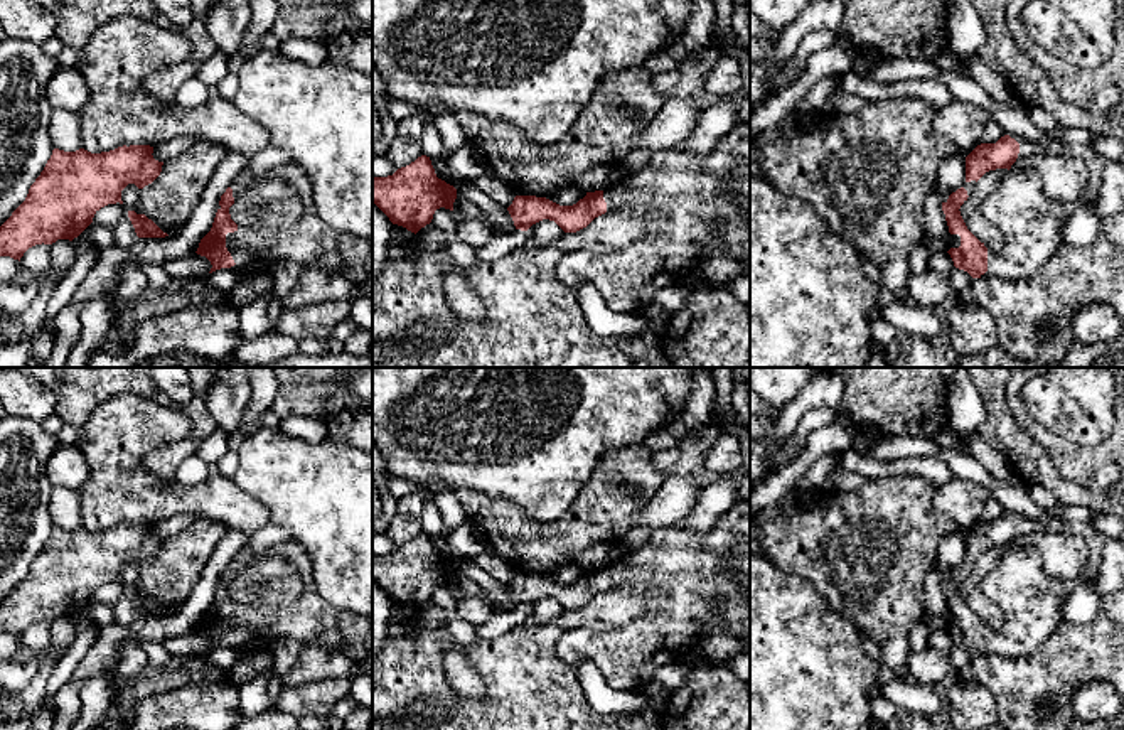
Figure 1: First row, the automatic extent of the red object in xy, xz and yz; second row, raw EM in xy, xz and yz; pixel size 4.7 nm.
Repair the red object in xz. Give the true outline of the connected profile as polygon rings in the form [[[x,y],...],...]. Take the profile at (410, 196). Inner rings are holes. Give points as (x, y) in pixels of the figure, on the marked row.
[[[421,155],[388,177],[372,177],[372,202],[393,224],[411,233],[431,223],[436,209],[453,211],[457,189],[438,179],[430,157]]]

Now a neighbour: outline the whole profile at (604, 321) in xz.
[[[581,283],[575,297],[591,330],[602,337],[634,335],[647,330],[644,312],[622,314],[612,310],[591,283]]]

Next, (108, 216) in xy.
[[[108,204],[96,211],[93,217],[93,224],[104,226],[104,228],[113,228],[125,214],[128,214],[128,209],[125,204]]]

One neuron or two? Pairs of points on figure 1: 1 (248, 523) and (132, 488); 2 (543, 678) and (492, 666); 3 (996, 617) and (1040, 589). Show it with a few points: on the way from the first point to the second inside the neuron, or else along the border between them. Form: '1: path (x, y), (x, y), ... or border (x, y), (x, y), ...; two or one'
1: path (219, 499), (160, 499); one
2: path (531, 678), (526, 678), (513, 666), (504, 666); one
3: border (984, 577), (979, 590), (1001, 609), (1000, 629); two

